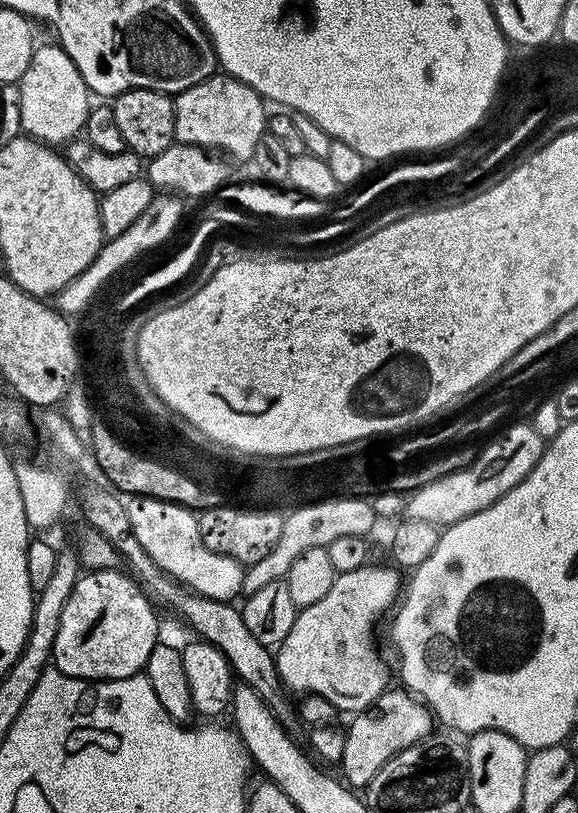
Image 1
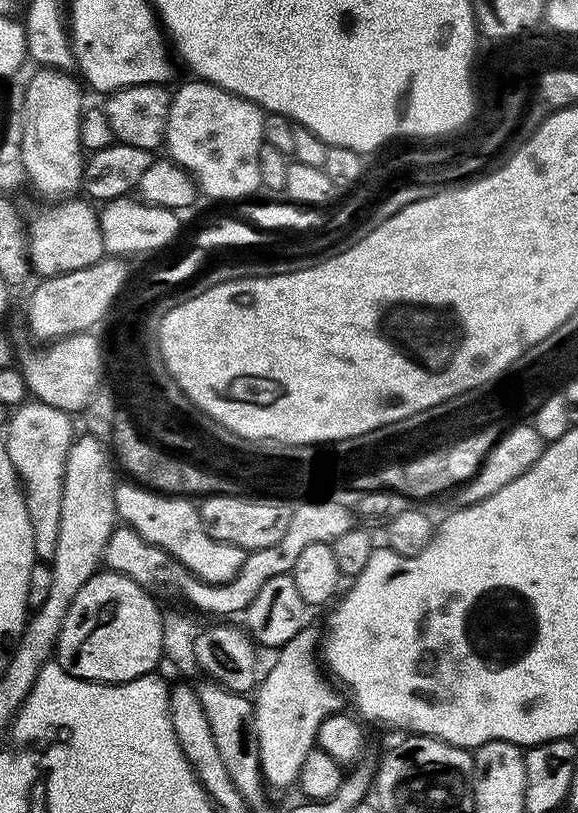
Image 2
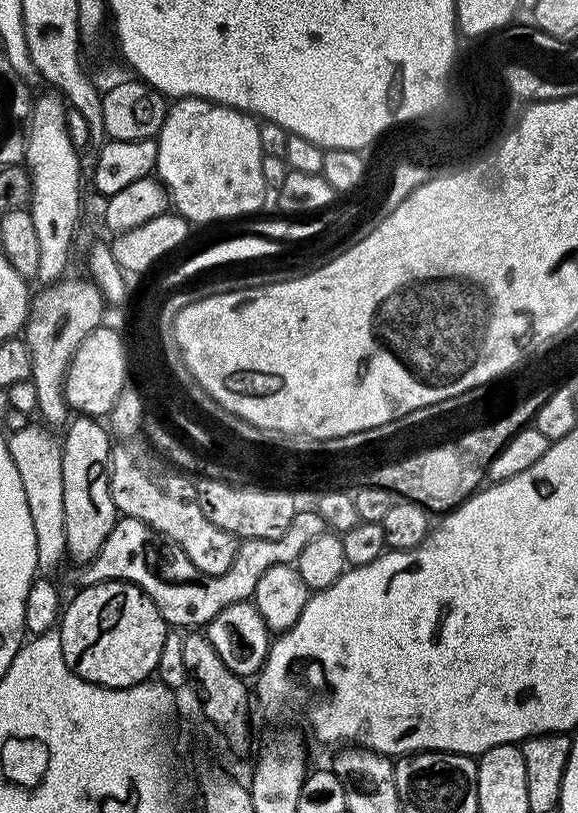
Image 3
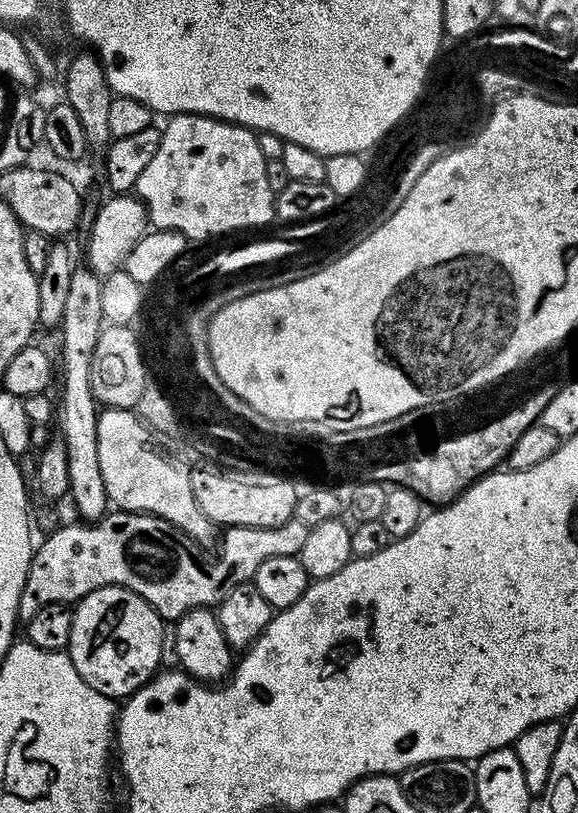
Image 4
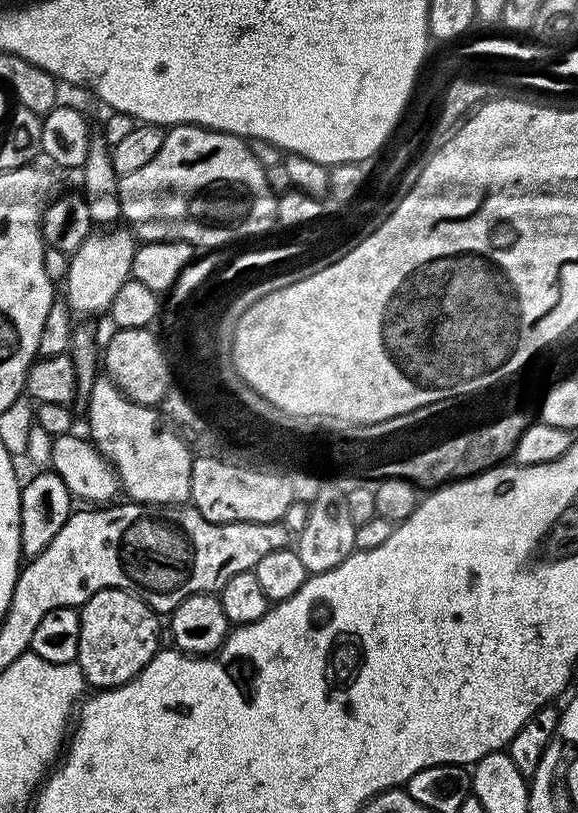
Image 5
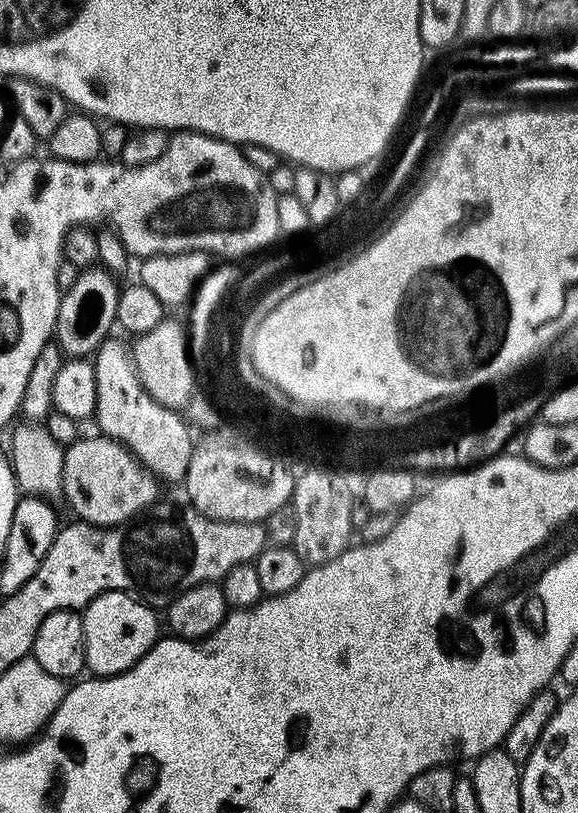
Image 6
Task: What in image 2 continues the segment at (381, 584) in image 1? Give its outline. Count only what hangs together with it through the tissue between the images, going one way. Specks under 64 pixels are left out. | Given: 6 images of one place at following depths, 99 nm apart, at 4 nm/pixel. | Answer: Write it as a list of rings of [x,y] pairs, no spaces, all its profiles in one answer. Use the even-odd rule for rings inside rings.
[[[305,626],[301,632],[294,634],[294,638],[290,638],[290,642],[286,642],[283,648],[275,653],[276,661],[273,662],[272,669],[265,676],[263,673],[255,689],[252,727],[256,733],[256,745],[260,747],[260,769],[264,775],[264,783],[269,789],[288,788],[291,784],[293,787],[299,781],[300,768],[306,762],[306,754],[316,744],[319,726],[326,717],[339,713],[345,707],[343,706],[345,697],[341,689],[329,679],[318,659],[318,649],[321,644],[321,633],[316,633],[312,626]]]

